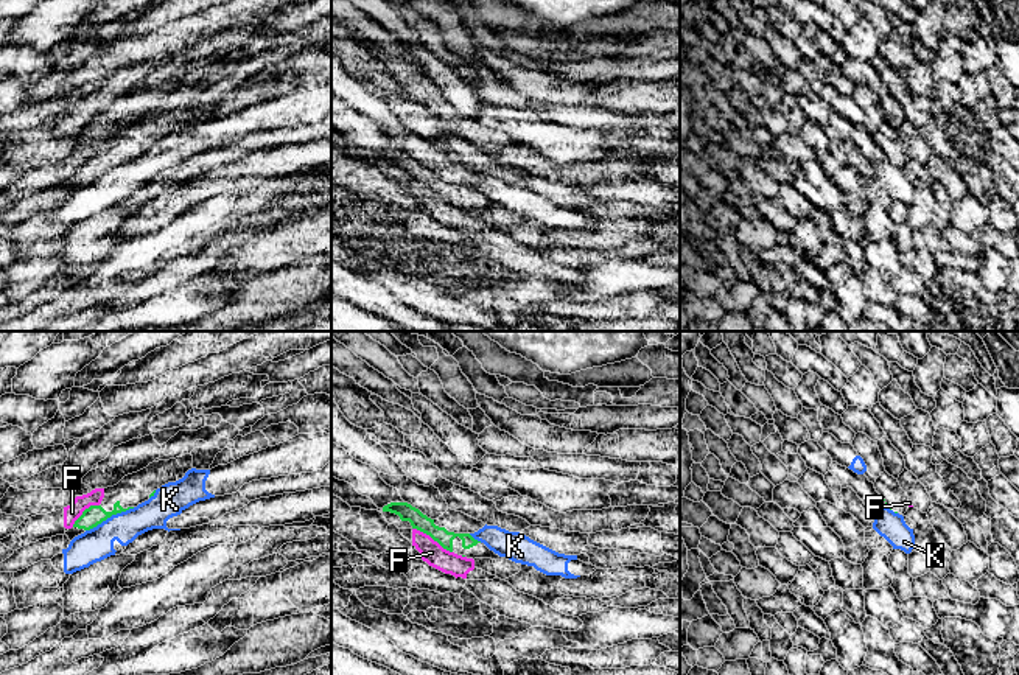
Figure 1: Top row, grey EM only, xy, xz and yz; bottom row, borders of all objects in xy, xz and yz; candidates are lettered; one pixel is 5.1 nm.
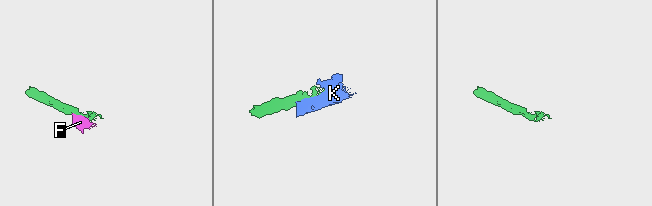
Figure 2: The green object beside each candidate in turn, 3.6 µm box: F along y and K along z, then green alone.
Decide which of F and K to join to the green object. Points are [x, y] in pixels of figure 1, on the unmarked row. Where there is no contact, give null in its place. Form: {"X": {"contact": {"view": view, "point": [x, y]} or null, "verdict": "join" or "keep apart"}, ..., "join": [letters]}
{"F": {"contact": {"view": "xz", "point": [433, 190]}, "verdict": "keep apart"}, "K": {"contact": {"view": "xy", "point": [109, 168]}, "verdict": "keep apart"}, "join": []}

